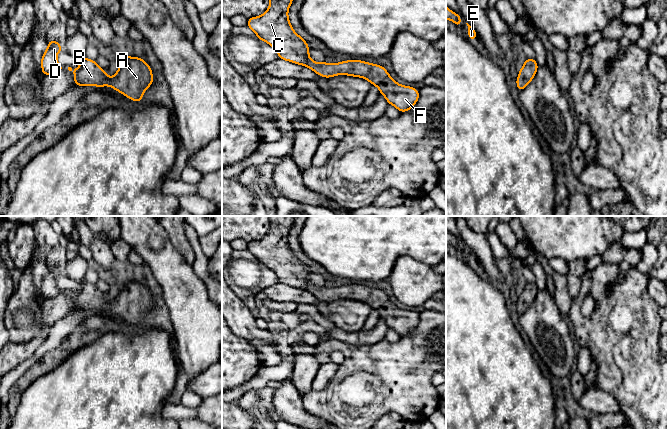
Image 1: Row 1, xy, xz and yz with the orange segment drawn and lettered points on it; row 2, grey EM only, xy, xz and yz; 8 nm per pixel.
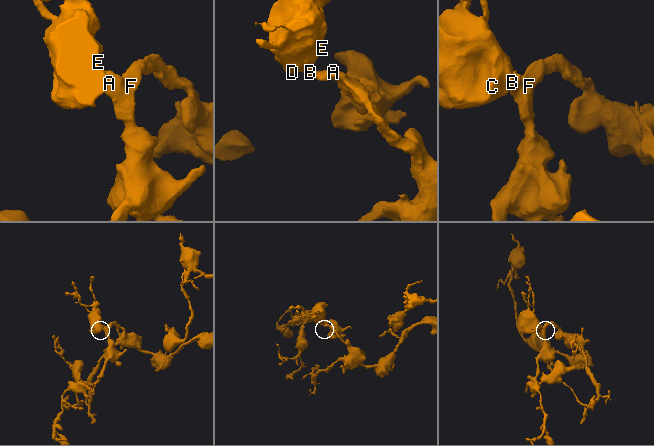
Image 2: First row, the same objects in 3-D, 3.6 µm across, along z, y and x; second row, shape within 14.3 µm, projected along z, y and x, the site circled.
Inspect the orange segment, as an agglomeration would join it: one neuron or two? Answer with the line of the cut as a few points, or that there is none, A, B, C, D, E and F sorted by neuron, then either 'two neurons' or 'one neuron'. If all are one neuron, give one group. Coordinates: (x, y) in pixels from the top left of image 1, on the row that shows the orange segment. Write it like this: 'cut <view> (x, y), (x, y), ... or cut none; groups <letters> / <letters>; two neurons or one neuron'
cut none; groups A B C D E F; one neuron

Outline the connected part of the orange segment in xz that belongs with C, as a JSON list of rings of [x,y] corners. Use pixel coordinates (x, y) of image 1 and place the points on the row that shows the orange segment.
[[[270,0],[269,8],[258,17],[251,17],[247,26],[267,42],[278,54],[278,58],[303,65],[321,77],[336,75],[361,77],[378,87],[390,105],[401,113],[409,111],[418,101],[419,92],[414,87],[398,84],[385,67],[360,60],[347,60],[339,63],[317,63],[309,57],[308,43],[292,28],[288,10],[293,0]]]

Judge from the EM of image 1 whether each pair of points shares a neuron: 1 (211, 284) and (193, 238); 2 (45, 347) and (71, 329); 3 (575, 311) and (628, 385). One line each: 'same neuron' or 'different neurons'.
1: same neuron
2: same neuron
3: same neuron

